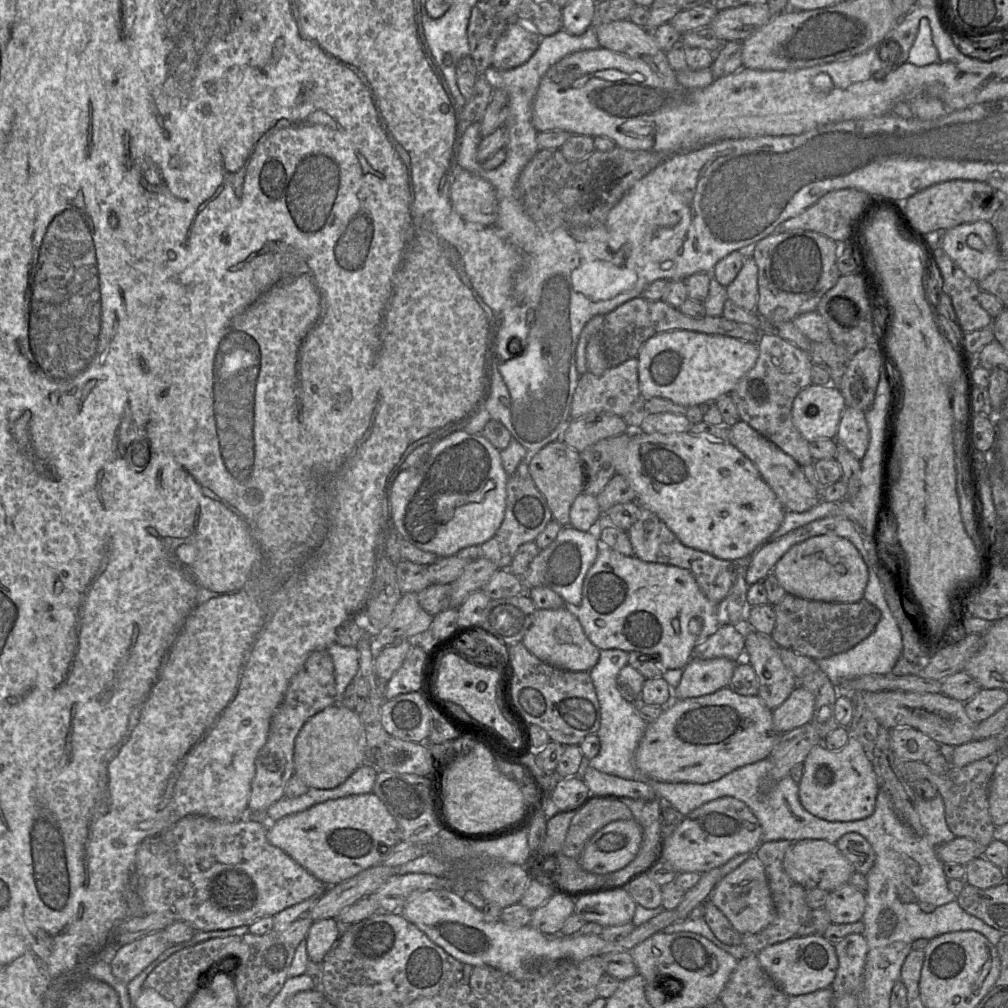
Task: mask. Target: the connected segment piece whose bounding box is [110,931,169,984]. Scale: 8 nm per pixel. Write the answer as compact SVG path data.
M162 931L147 934L133 942L119 946L110 962L113 975L122 983L128 984L168 946Z

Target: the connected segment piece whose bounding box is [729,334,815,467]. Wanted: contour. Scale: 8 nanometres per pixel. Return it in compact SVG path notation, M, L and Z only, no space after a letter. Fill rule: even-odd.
M761 334L758 341L759 357L755 365L741 378L729 394L733 399L740 420L748 423L801 467L814 464L809 442L800 434L793 423L792 406L795 397L812 383L813 362L808 352L773 335Z

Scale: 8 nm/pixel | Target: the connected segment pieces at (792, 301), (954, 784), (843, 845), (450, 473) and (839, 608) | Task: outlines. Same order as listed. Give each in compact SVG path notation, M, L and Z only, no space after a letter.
M807 230L776 231L758 241L752 255L758 268L755 312L769 320L784 322L816 311L822 296L835 286L841 276L837 266L839 251L837 242Z
M994 753L961 768L951 768L945 775L935 774L925 762L901 760L896 757L895 767L908 783L917 780L931 782L944 801L946 823L952 833L956 837L966 837L986 847L994 840L995 825L989 812L989 785L1000 758L1000 753Z
M847 833L837 841L836 846L852 864L854 871L866 876L875 861L870 843L858 833Z
M455 431L435 442L419 466L402 470L396 475L390 486L391 525L399 536L438 557L456 555L468 546L480 546L492 538L502 524L508 478L500 451L482 434Z
M786 594L779 603L772 606L776 614L775 627L771 633L774 643L813 660L828 658L853 648L874 631L881 618L879 608L865 599L853 603L828 603Z

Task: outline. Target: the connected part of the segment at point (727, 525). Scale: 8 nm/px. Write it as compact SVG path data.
M628 430L625 434L629 434L631 437L625 449L619 450L614 459L616 474L624 476L629 481L636 493L636 502L639 506L656 514L685 546L708 553L718 559L744 562L766 543L782 524L786 511L775 493L762 479L756 466L730 442L714 440L711 437L695 436L690 432L646 434L640 430Z

